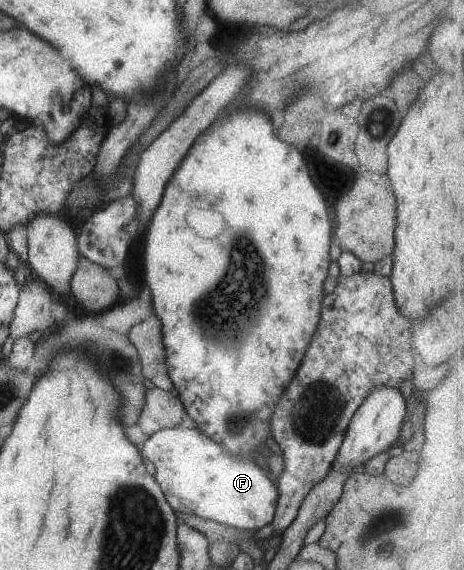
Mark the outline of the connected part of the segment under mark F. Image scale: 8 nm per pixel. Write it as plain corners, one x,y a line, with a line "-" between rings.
176,425
157,430
144,441
139,454
144,460
152,462
153,478
173,511
194,514
240,530
256,528
264,531
269,526
279,495
275,482
267,478
266,473
252,460
243,461
228,454
225,448
203,435
196,427
188,429

